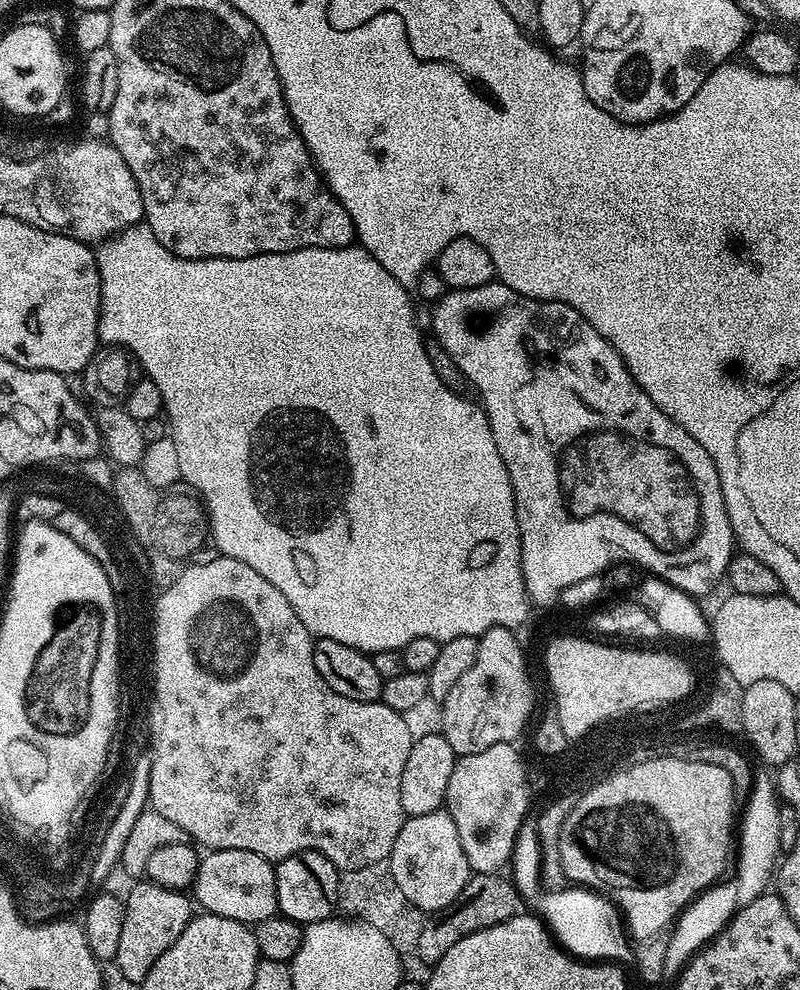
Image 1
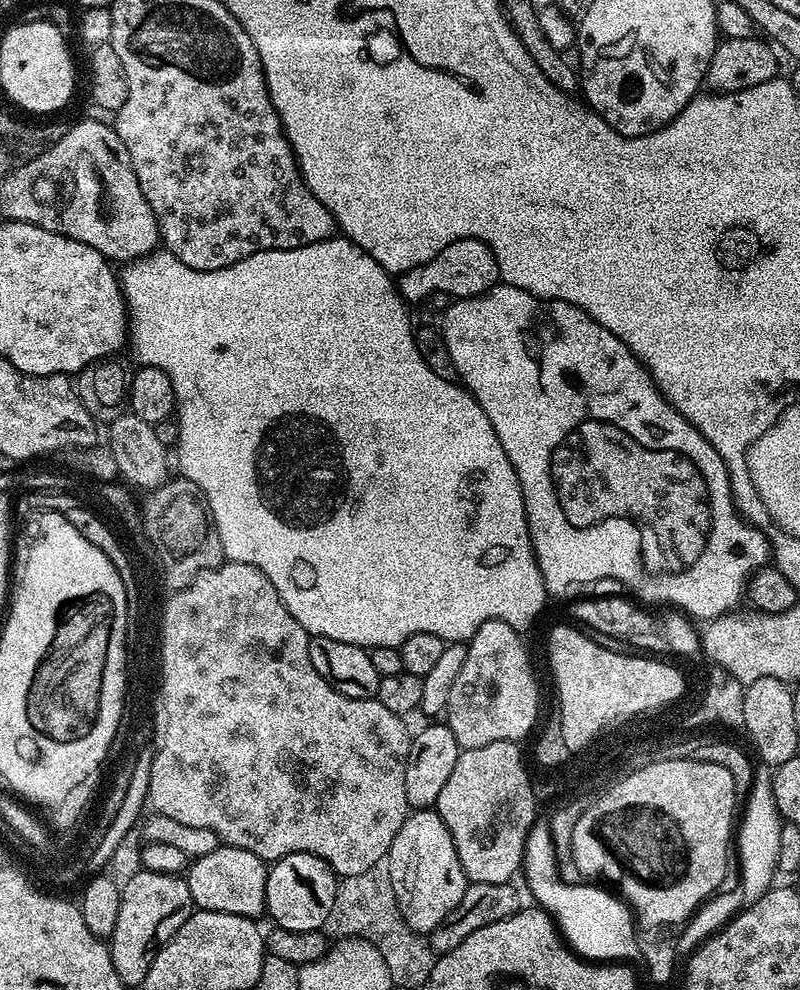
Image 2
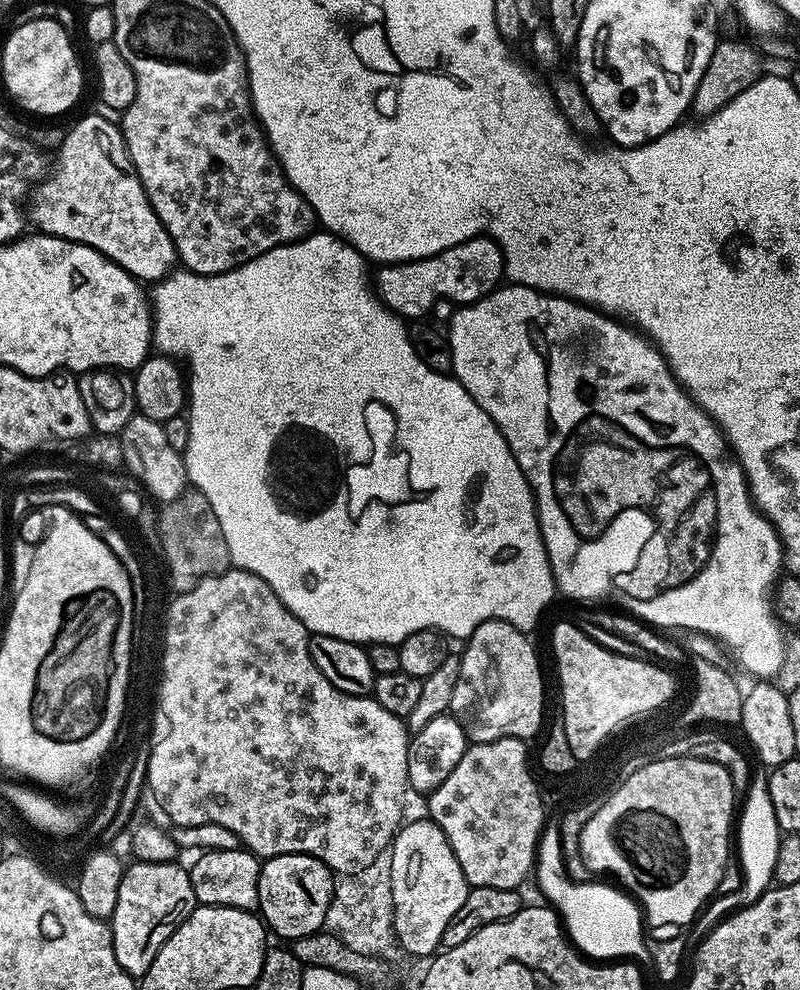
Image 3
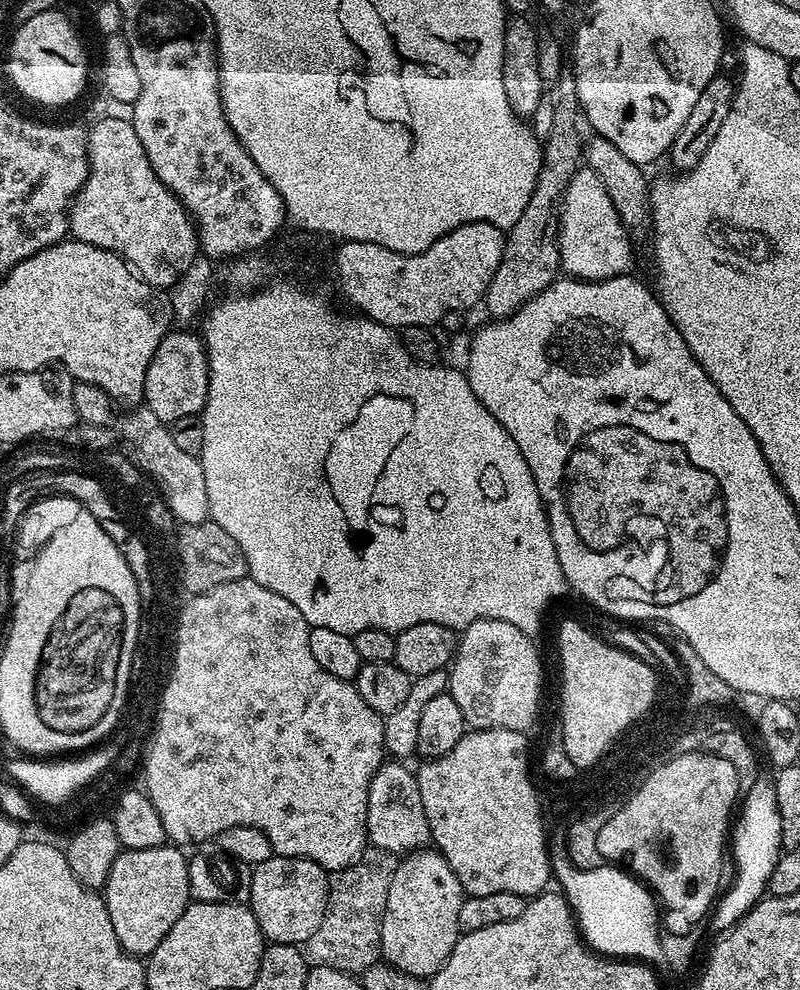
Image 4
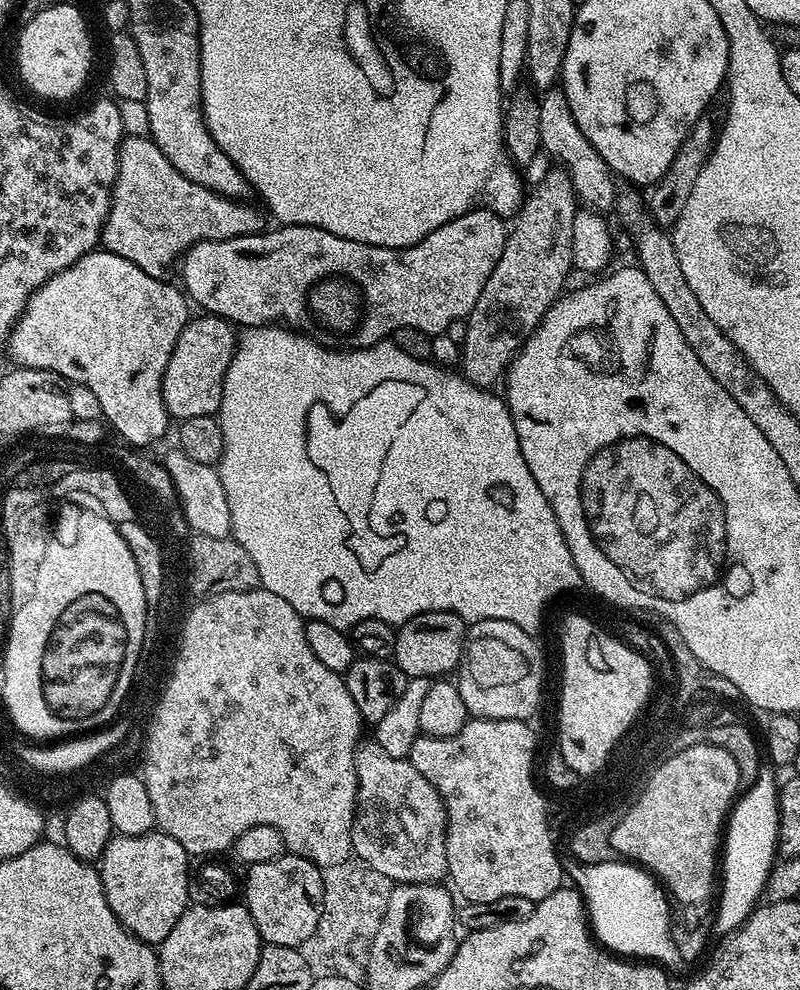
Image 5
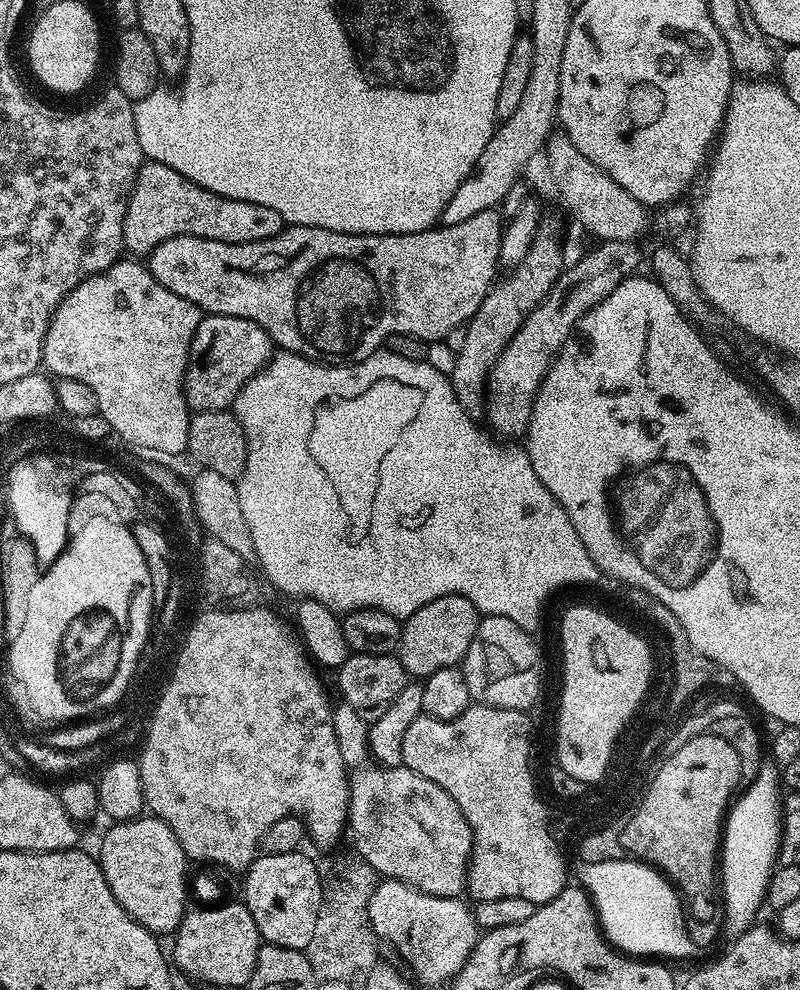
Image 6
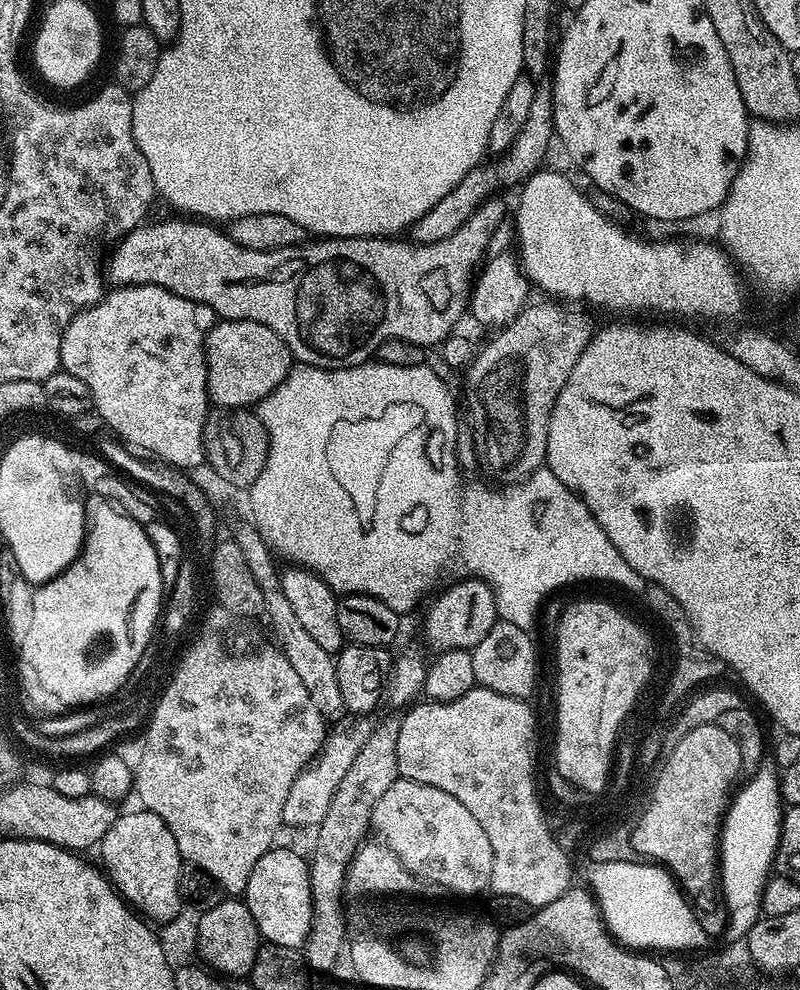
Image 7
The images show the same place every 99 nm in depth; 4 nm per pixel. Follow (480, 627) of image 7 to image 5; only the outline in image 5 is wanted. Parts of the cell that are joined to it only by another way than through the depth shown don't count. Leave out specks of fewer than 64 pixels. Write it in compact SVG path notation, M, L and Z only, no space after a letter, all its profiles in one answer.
M438 610L418 614L406 623L399 625L396 634L395 661L398 667L408 675L444 678L455 673L464 657L464 646L468 639L469 625L458 614Z

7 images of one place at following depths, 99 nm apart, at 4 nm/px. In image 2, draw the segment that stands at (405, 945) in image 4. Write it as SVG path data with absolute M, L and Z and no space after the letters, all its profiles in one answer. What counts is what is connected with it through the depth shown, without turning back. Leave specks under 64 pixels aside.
M416 810L404 819L402 830L394 838L386 859L400 912L408 927L417 934L435 930L446 914L458 906L470 883L462 870L450 830L434 810Z

